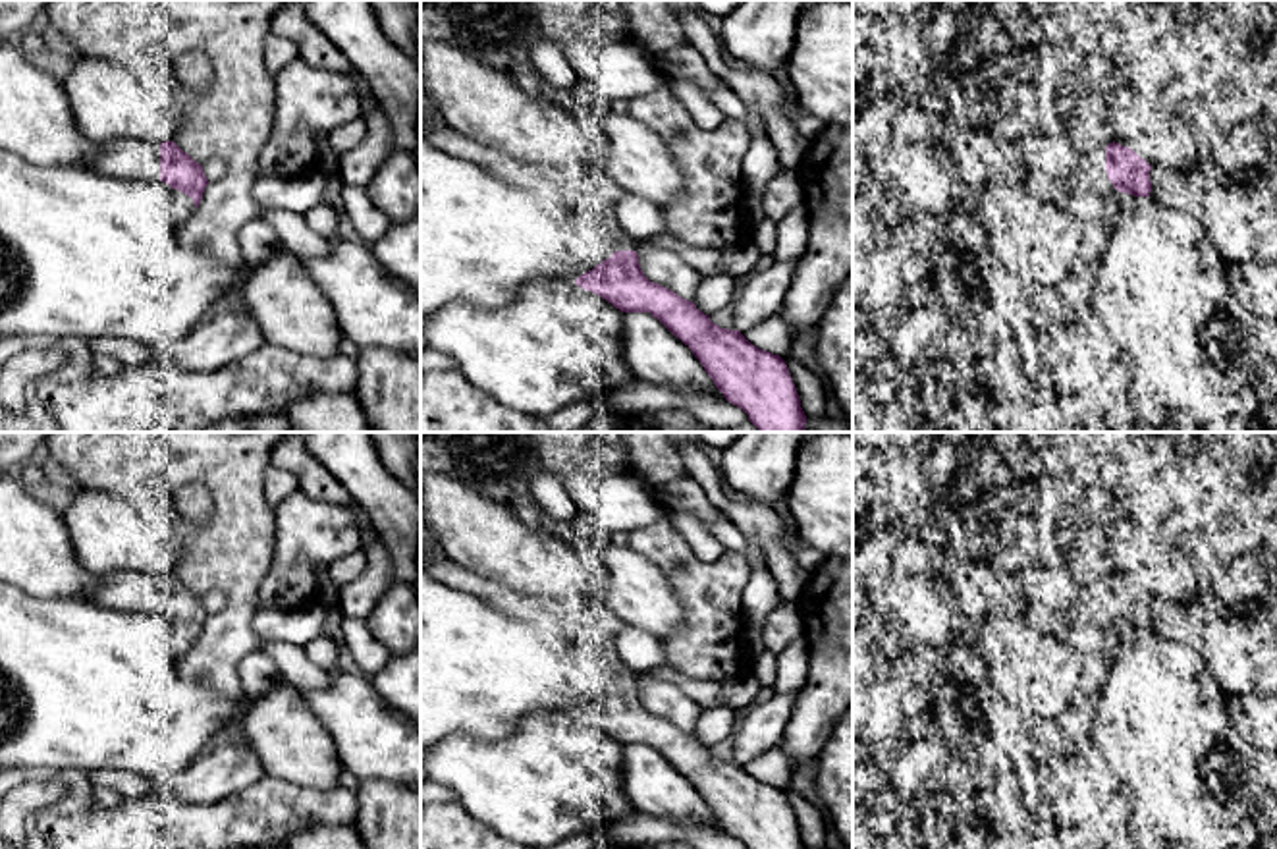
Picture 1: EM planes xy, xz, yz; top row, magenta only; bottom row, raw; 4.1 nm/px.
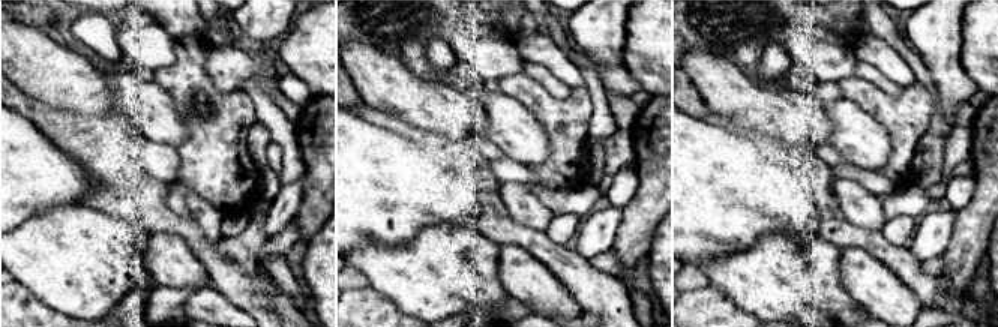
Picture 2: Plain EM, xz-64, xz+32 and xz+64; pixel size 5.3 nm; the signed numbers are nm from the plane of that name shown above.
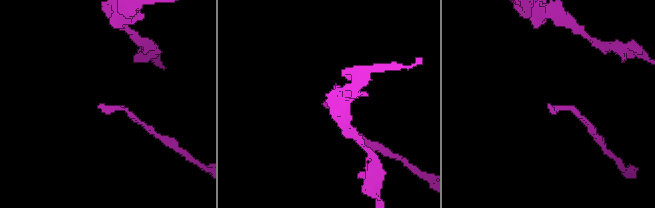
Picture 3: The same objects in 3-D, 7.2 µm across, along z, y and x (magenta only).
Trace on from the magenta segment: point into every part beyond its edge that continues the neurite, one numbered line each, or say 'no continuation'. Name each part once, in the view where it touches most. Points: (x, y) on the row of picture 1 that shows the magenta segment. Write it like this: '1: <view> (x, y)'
1: xy (118, 159)

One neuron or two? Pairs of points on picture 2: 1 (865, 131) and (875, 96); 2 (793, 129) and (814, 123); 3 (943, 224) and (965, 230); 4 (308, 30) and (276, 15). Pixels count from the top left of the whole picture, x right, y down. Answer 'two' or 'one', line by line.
1: two
2: one
3: two
4: two

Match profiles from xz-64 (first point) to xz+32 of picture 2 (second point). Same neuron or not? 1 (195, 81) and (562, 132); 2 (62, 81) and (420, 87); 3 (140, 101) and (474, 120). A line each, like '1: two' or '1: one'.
1: one
2: one
3: two

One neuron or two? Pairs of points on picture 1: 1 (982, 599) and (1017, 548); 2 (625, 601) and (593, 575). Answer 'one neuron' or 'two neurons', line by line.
1: two neurons
2: two neurons

